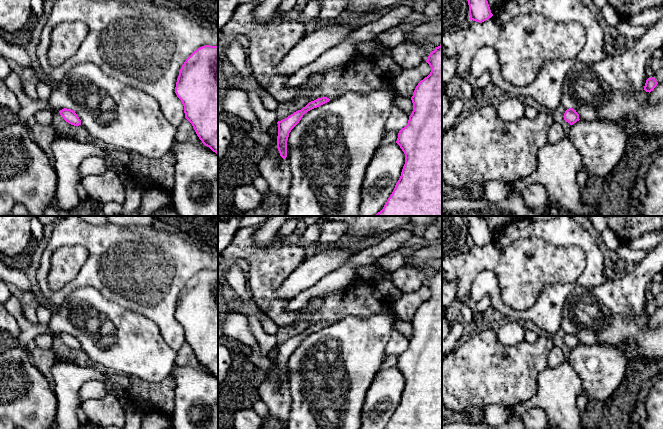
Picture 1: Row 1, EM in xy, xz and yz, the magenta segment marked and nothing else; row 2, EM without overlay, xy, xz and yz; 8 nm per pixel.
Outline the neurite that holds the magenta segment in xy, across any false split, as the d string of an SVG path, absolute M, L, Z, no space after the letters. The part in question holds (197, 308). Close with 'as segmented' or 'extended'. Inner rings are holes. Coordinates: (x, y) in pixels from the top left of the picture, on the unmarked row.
M202 270L186 283L175 317L199 363L218 379L218 270Z; as segmented

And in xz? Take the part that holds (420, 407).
M442 268L426 286L431 296L416 310L411 321L413 335L396 365L405 378L405 388L385 429L442 429Z; as segmented

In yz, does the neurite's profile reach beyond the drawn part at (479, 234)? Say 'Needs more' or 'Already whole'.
Already whole

